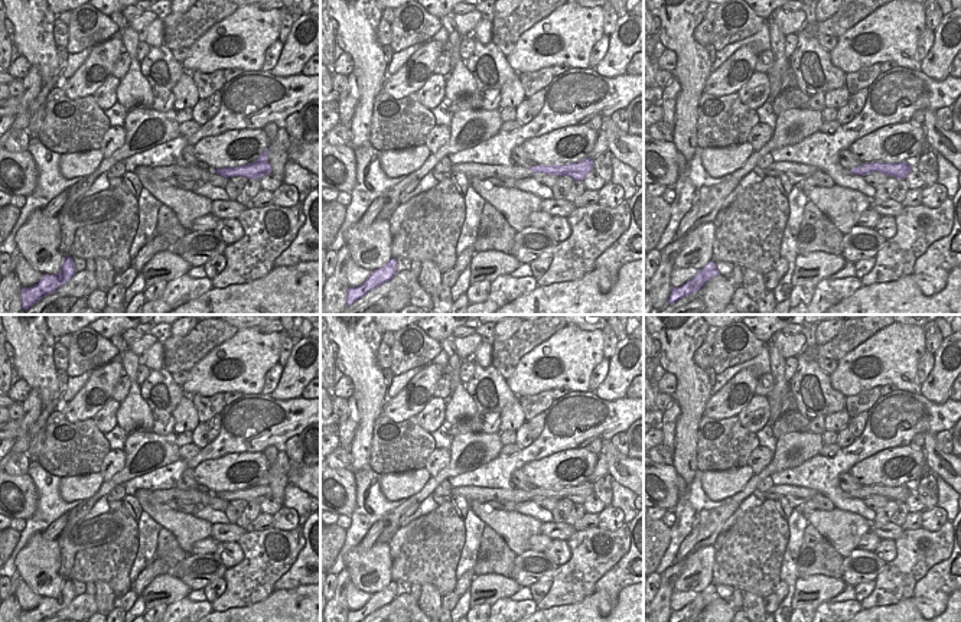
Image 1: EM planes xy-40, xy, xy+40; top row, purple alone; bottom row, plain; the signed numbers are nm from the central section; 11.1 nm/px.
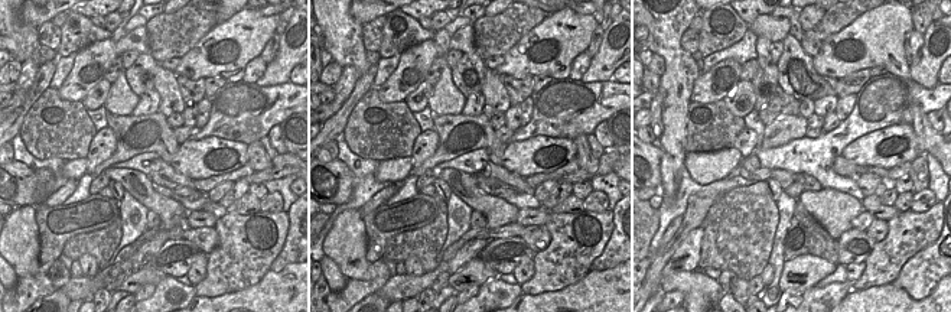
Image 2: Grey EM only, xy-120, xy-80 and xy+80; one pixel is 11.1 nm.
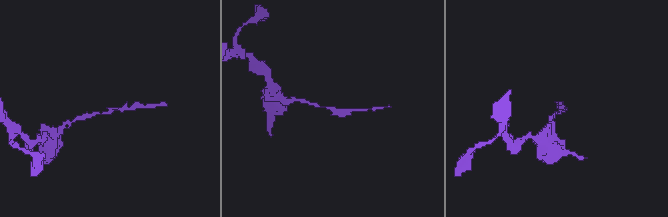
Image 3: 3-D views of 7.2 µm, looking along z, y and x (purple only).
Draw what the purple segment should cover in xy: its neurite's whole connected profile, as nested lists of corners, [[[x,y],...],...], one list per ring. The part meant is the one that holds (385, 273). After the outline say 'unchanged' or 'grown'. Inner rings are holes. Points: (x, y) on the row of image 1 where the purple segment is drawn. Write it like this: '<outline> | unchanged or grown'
[[[391,260],[381,268],[374,270],[371,276],[358,287],[349,287],[346,293],[346,306],[365,296],[368,292],[391,280],[397,274],[397,260]]] | unchanged

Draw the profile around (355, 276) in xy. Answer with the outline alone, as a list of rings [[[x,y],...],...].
[[[352,260],[346,264],[346,280],[349,287],[361,286],[369,276],[371,270],[358,267]]]

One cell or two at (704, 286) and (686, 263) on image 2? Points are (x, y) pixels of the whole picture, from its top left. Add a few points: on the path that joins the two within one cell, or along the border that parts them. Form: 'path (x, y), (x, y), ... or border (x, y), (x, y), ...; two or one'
border (697, 269), (670, 273), (660, 283); two

